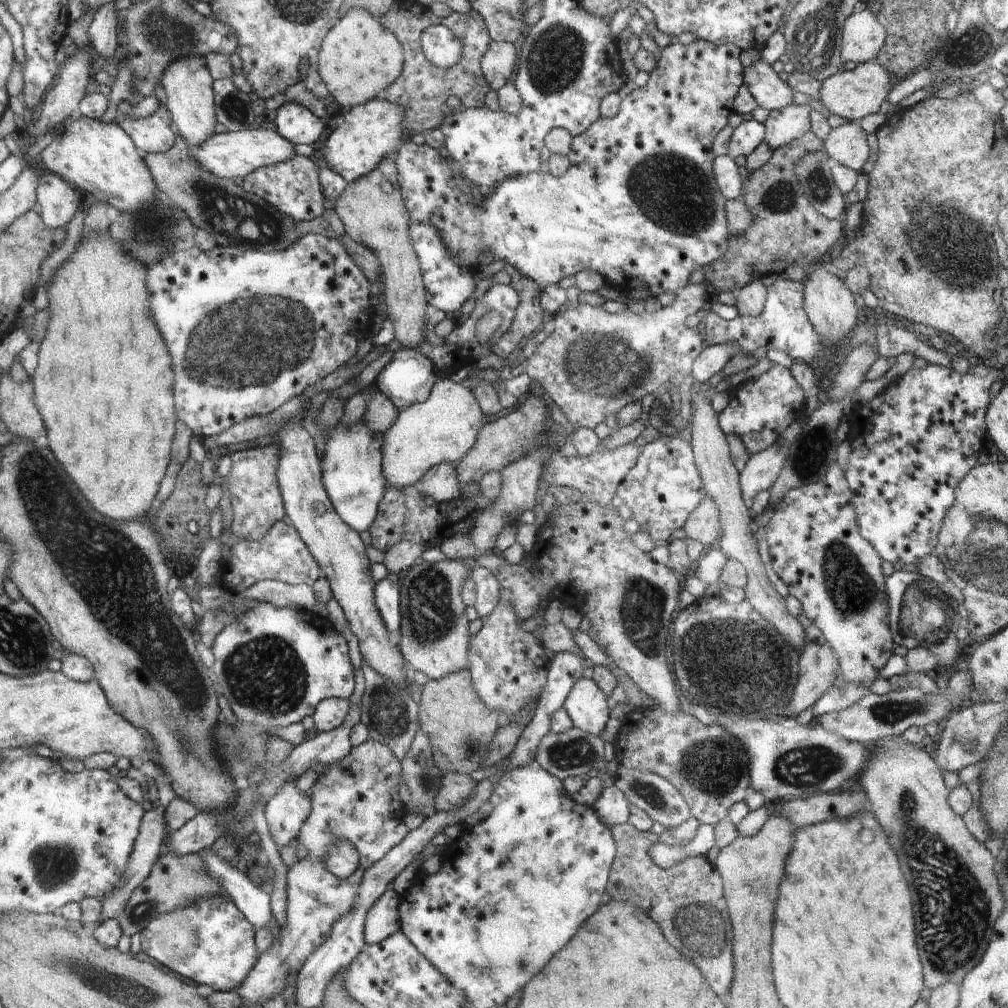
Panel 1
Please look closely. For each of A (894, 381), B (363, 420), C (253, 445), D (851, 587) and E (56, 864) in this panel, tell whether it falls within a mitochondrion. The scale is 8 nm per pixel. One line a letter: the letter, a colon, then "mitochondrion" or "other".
A: other
B: other
C: other
D: mitochondrion
E: mitochondrion

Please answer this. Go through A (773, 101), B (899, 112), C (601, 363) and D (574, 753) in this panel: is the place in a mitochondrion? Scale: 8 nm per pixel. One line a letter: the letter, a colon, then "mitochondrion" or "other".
A: other
B: other
C: mitochondrion
D: mitochondrion

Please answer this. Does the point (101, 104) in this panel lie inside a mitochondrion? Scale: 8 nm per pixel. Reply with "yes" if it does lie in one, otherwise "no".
no

